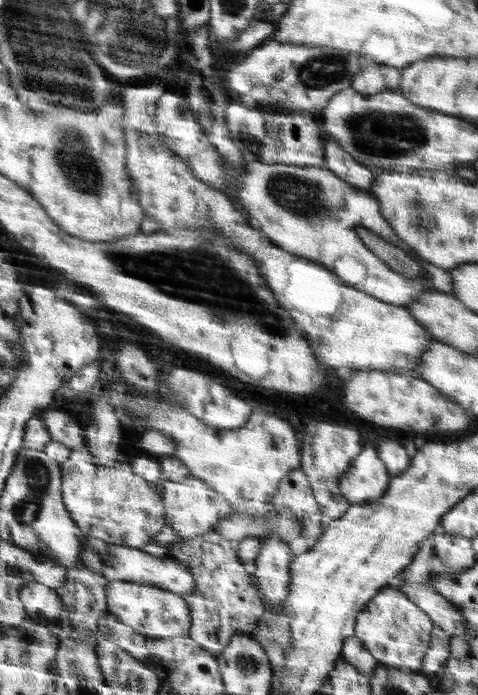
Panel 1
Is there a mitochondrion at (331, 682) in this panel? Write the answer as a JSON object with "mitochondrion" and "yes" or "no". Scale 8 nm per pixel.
{"mitochondrion":"no"}

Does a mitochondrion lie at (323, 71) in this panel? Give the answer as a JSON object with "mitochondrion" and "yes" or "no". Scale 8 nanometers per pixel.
{"mitochondrion":"yes"}

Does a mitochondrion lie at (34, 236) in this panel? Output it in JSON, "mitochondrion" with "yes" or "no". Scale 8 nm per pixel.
{"mitochondrion":"no"}

